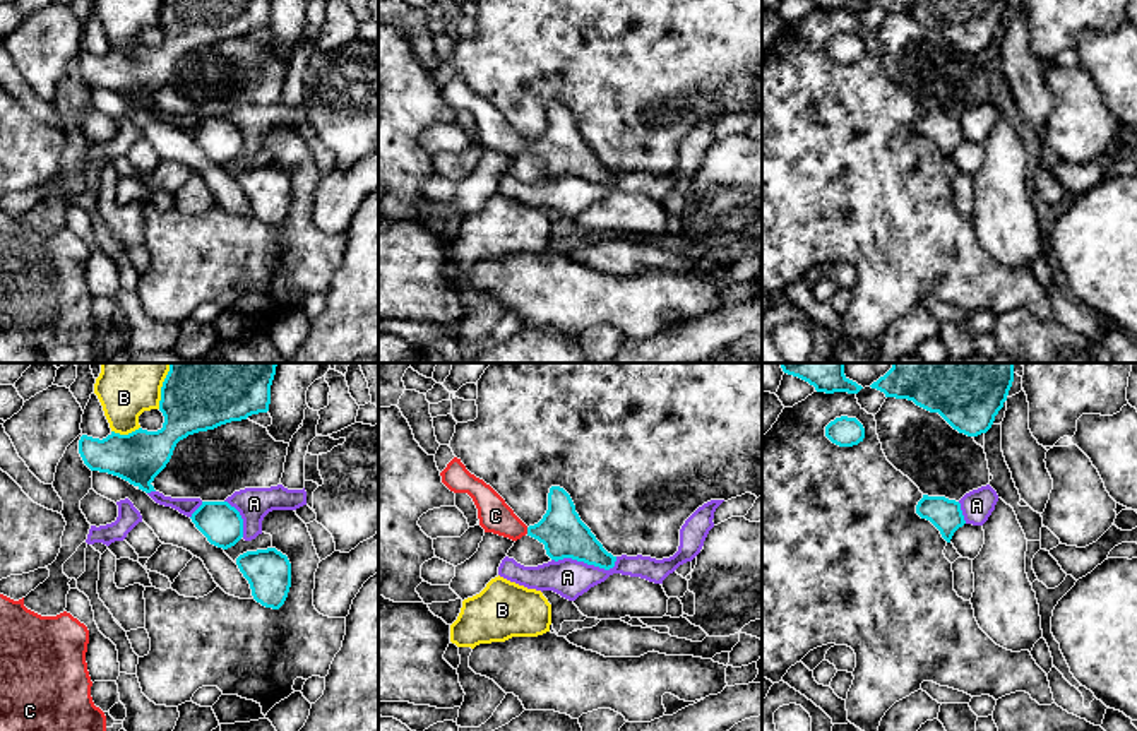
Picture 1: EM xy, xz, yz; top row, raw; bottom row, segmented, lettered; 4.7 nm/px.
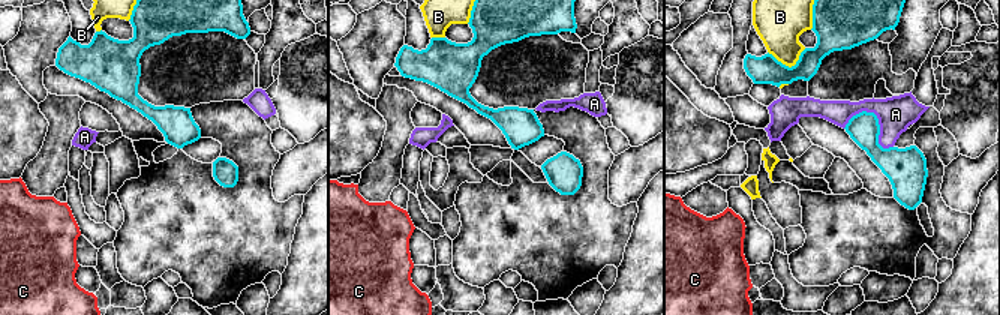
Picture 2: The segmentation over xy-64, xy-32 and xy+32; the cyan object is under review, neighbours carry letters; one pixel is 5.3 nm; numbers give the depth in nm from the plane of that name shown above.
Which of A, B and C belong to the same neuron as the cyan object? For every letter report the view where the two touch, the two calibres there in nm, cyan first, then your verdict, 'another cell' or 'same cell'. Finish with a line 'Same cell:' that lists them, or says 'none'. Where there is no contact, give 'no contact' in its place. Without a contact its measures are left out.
A: xz | 220/180 nm | another cell
B: xy | 240/190 nm | another cell
C: xz | 220/160 nm | same cell
Same cell: C

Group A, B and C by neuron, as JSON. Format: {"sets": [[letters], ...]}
{"sets": [["A"], ["B"], ["C"]]}

